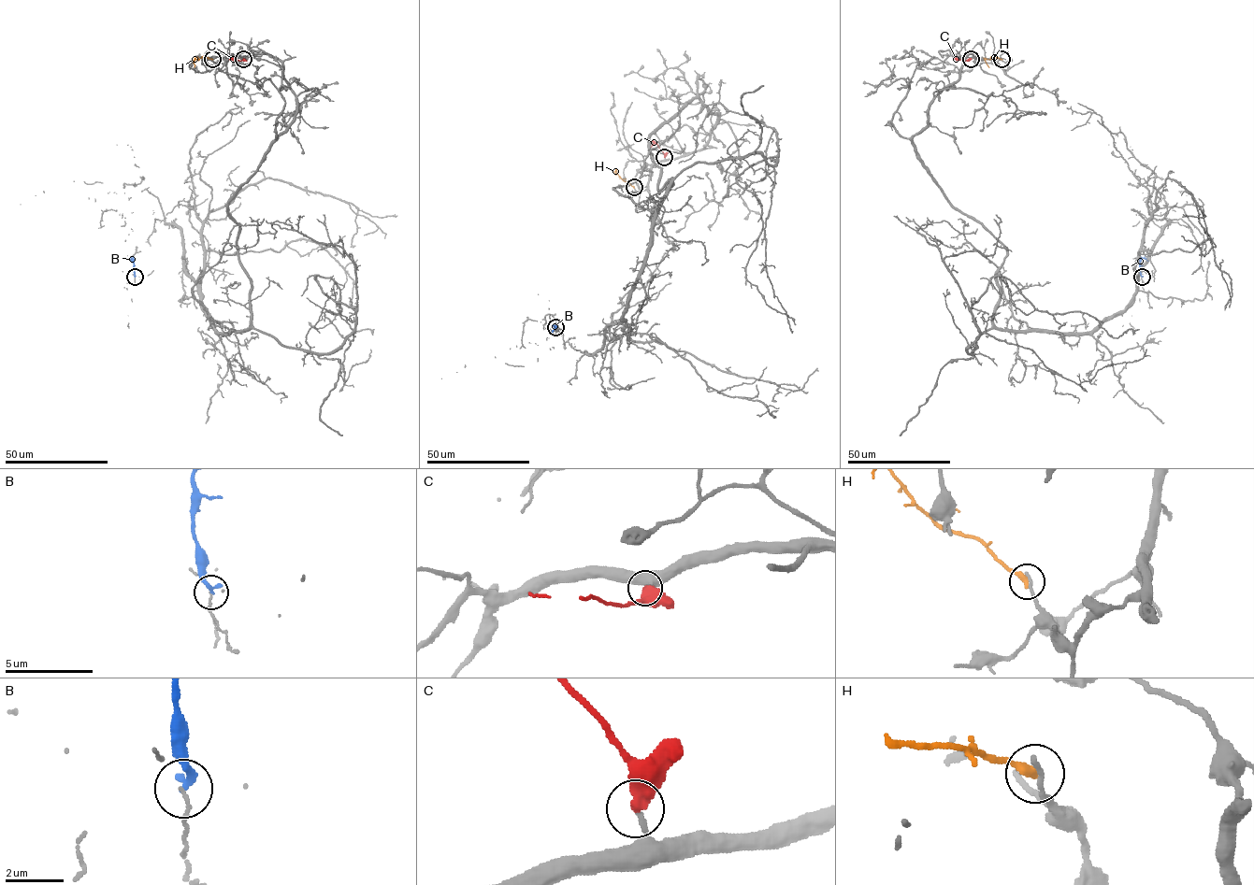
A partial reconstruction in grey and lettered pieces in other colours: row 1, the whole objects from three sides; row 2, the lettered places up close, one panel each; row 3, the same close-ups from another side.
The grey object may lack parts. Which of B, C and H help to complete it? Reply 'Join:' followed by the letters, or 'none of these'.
Join: C

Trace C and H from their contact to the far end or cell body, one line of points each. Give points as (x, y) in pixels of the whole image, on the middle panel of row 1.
C: (664, 157), (656, 144), (651, 147)
H: (634, 187), (616, 171), (615, 175)

